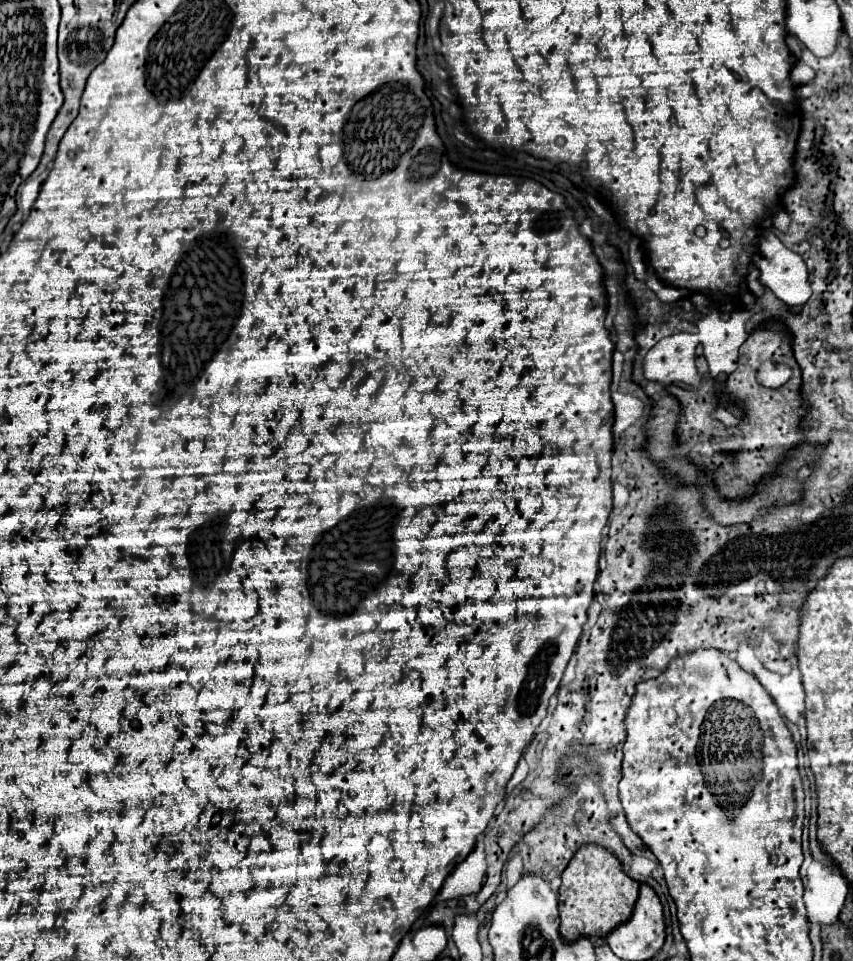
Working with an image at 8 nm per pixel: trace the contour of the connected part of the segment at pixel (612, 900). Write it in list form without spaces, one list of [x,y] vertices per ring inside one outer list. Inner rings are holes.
[[[583,846],[573,856],[571,864],[563,872],[559,888],[559,934],[563,940],[577,940],[581,936],[605,938],[613,928],[623,924],[633,914],[633,904],[639,894],[639,882],[631,880],[619,860],[611,852],[599,846]]]

